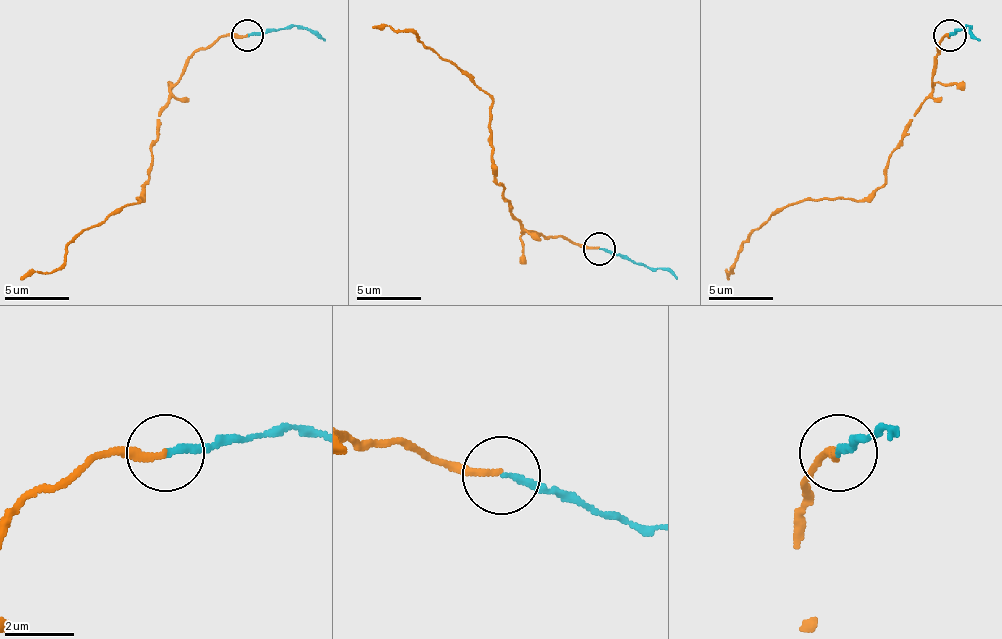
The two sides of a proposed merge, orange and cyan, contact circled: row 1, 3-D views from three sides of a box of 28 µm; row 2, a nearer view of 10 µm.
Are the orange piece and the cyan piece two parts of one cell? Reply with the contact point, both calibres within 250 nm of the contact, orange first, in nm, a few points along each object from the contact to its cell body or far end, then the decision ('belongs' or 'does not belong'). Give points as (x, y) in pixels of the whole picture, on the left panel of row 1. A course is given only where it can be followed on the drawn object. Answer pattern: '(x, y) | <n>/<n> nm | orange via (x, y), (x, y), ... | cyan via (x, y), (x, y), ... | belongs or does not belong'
(247, 35) | 200/190 nm | orange via (248, 34), (225, 34), (199, 47), (170, 89), (141, 199), (86, 228), (57, 267), (21, 280) | cyan via (248, 34), (309, 28), (325, 41) | belongs

